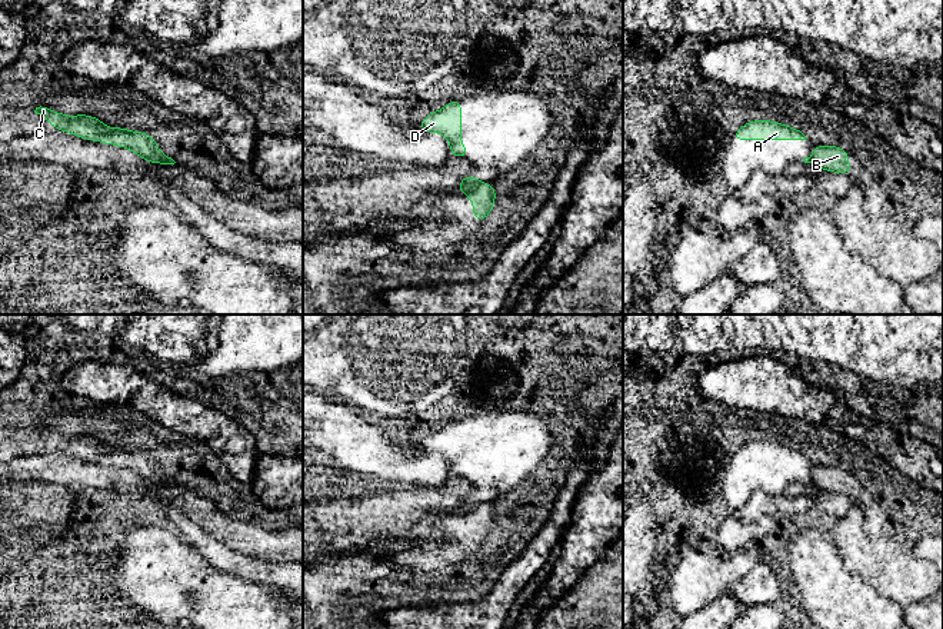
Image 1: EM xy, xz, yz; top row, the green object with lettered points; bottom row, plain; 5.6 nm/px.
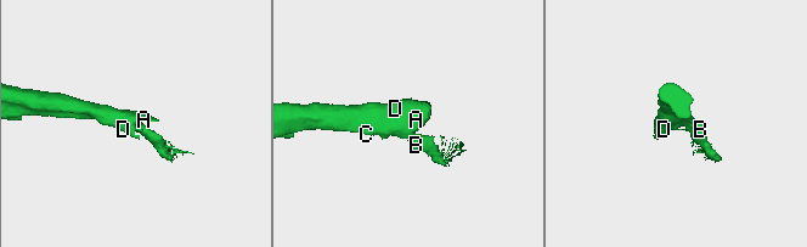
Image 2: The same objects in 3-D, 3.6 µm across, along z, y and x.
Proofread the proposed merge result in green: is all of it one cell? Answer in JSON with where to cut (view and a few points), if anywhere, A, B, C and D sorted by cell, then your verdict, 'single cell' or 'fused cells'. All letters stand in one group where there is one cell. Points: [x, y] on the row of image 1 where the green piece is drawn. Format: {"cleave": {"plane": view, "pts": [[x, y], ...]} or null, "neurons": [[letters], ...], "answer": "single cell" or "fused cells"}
{"cleave": {"plane": "xz", "pts": [[482, 182], [465, 193]]}, "neurons": [["A", "C", "D"], ["B"]], "answer": "fused cells"}

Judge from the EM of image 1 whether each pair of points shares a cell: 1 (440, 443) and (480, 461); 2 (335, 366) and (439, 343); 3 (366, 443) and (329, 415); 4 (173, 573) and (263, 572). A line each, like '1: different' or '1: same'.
1: same
2: same
3: same
4: different

